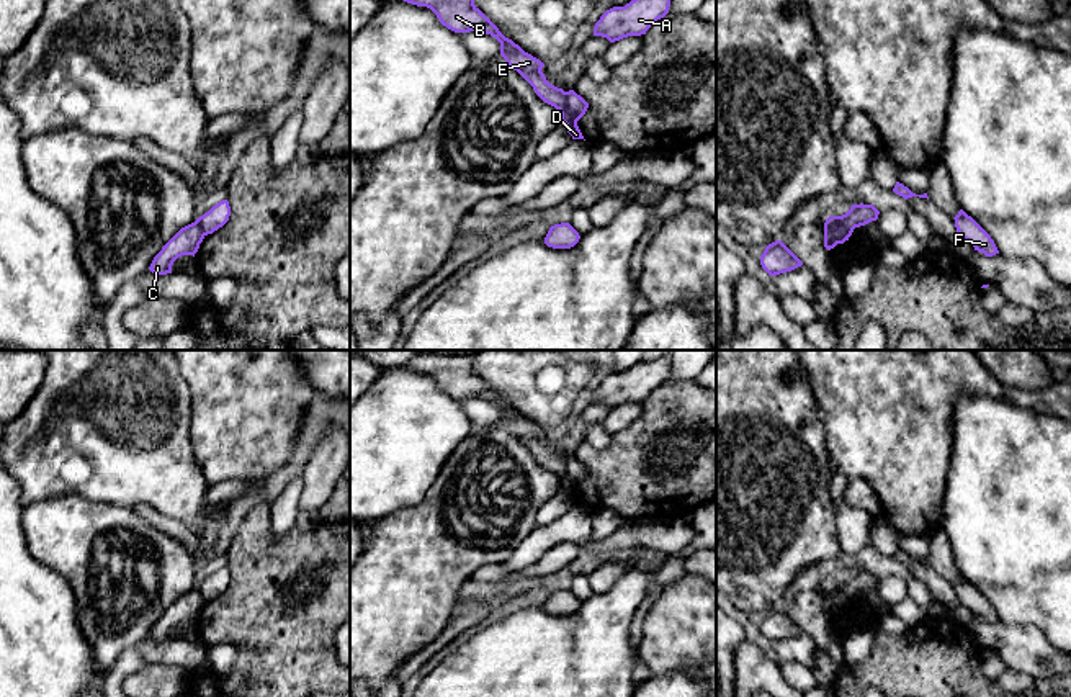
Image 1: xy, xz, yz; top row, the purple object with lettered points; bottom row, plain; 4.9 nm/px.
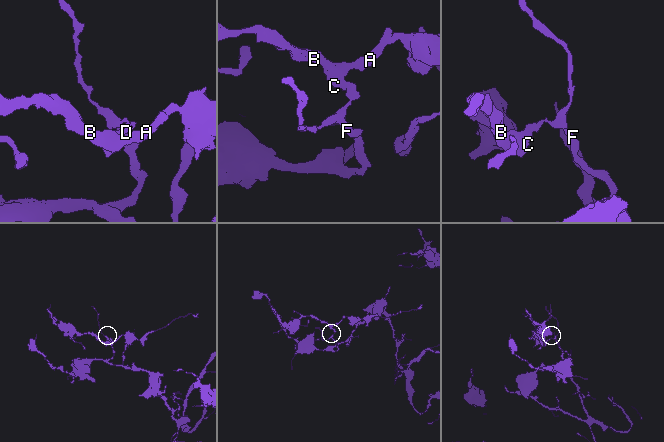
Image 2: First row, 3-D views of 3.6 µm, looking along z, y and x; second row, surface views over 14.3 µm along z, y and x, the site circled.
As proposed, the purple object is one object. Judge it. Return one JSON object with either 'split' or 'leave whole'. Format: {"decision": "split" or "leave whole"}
{"decision": "split"}

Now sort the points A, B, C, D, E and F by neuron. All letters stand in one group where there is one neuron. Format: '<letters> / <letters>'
A B C E / D F

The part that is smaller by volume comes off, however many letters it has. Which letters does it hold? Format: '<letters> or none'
A, B, C, E

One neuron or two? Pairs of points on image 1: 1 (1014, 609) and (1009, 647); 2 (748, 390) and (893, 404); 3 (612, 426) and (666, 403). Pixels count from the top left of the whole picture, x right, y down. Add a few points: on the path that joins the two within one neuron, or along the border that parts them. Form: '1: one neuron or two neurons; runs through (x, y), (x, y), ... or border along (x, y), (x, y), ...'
1: two neurons; border along (999, 619), (1035, 625), (1047, 638)
2: two neurons; border along (806, 385), (815, 401), (823, 434)
3: two neurons; border along (645, 401), (643, 411), (612, 436)

